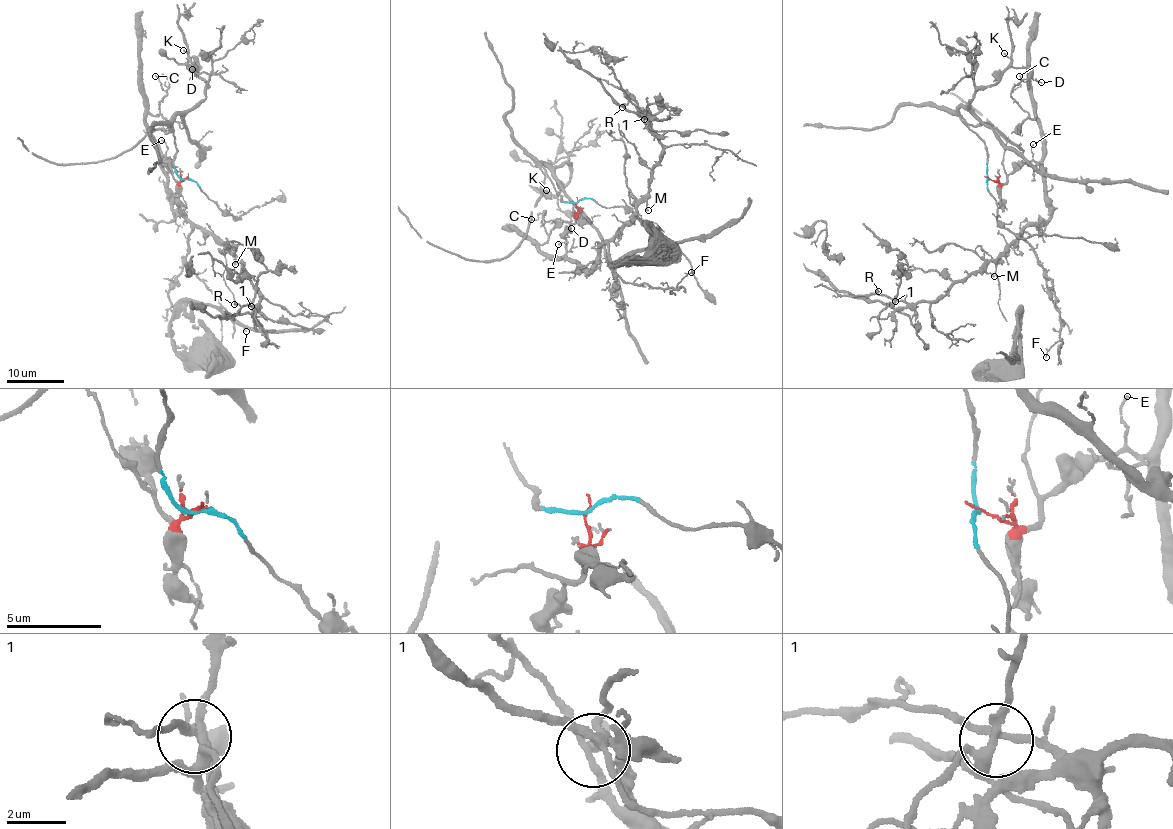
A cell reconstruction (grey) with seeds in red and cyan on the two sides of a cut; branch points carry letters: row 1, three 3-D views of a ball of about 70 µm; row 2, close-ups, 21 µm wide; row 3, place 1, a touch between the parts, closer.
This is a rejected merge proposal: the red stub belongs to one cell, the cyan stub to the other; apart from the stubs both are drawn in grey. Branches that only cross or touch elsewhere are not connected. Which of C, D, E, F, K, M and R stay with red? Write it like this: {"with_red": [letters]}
{"with_red": ["C", "E", "F", "M", "R"]}

